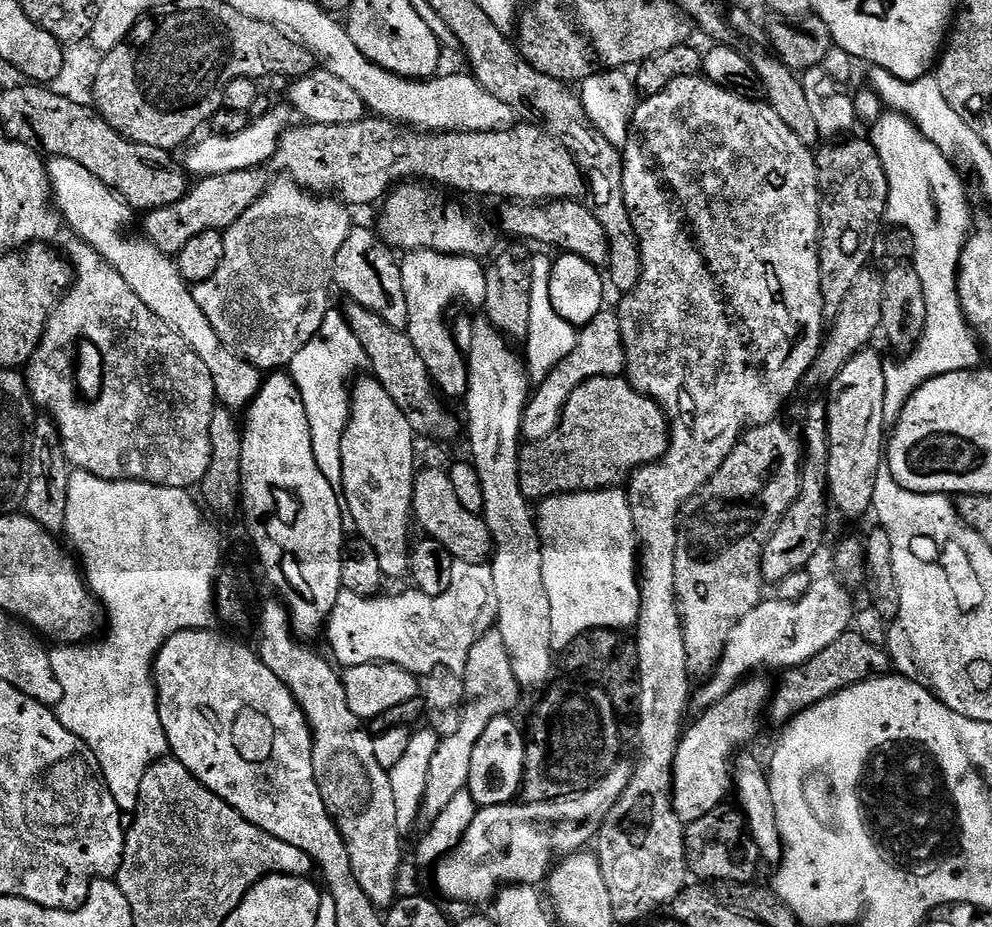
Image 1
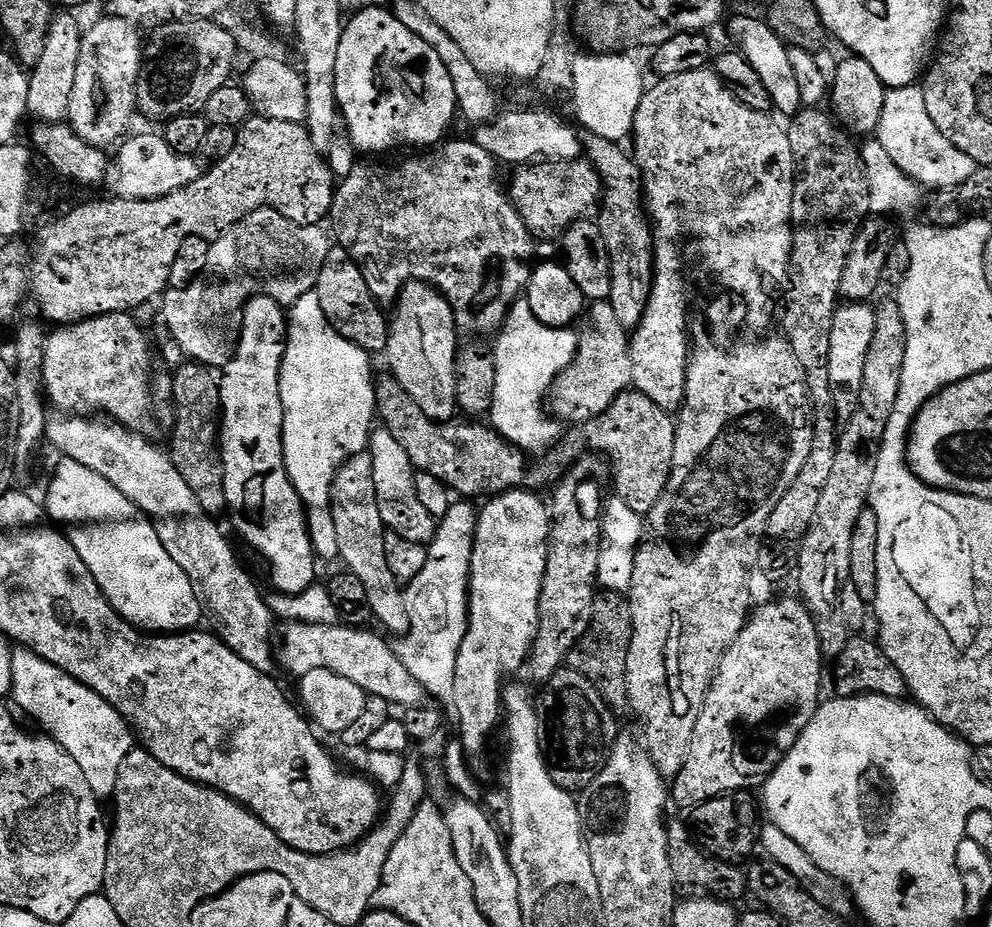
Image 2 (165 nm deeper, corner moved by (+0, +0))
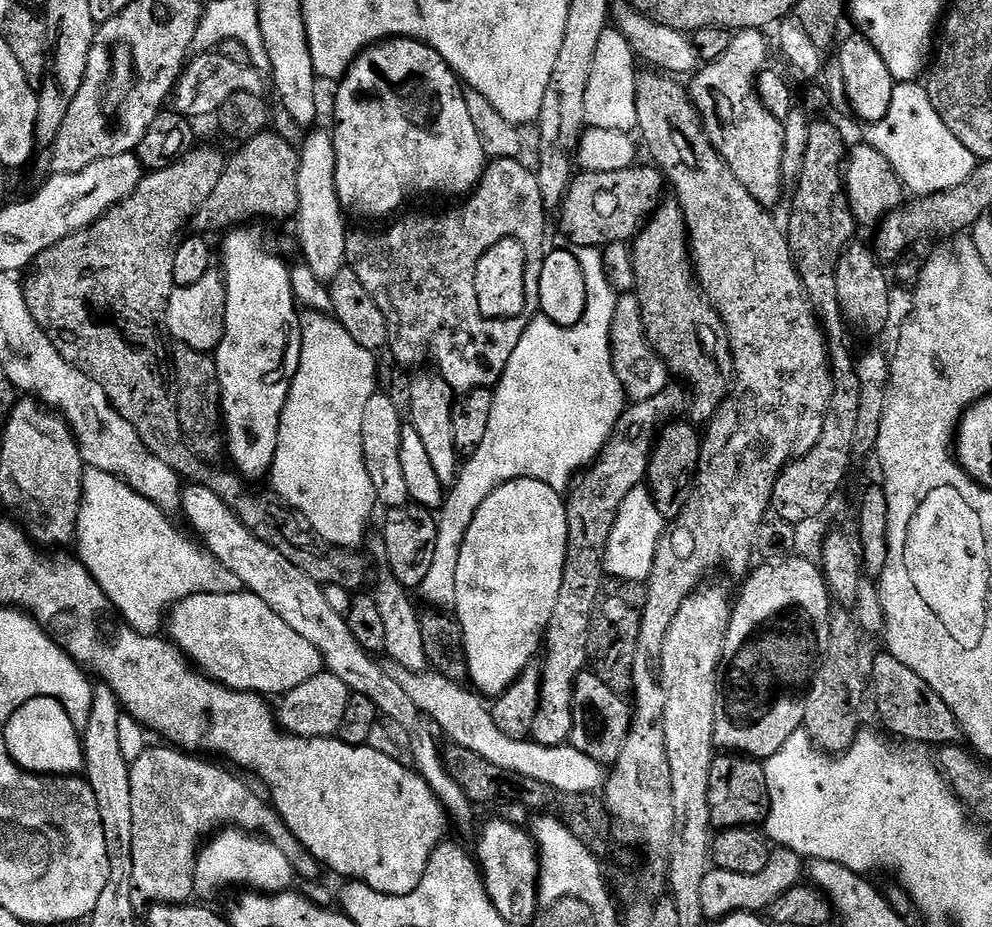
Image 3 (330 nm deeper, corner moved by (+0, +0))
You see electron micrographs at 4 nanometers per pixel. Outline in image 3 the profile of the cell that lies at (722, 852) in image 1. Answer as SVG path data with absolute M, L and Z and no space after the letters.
M743 754L717 755L712 761L712 778L708 784L710 816L713 829L746 828L763 825L772 805L768 779L761 761Z

